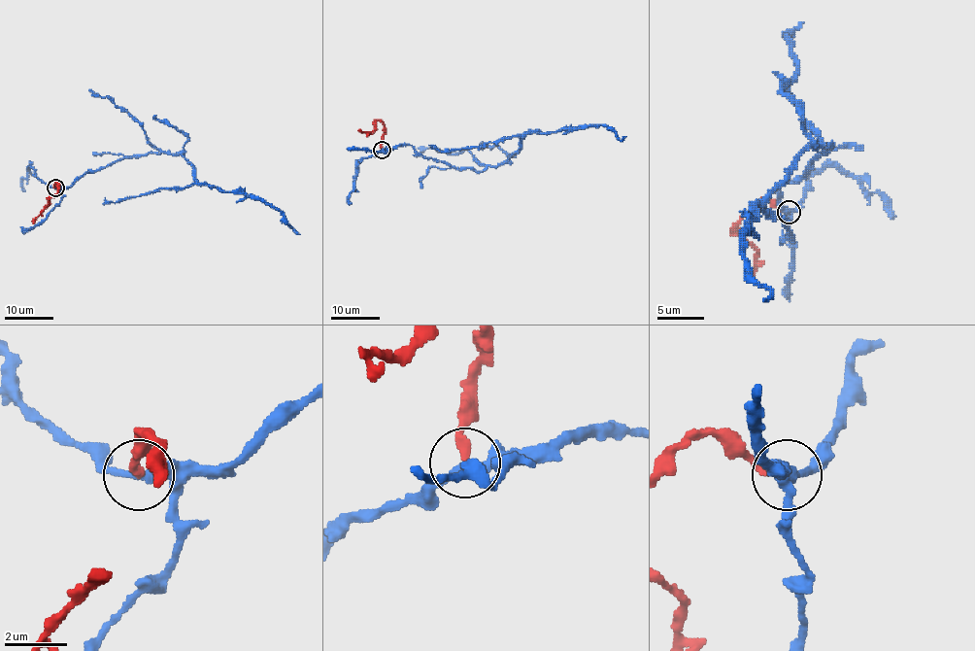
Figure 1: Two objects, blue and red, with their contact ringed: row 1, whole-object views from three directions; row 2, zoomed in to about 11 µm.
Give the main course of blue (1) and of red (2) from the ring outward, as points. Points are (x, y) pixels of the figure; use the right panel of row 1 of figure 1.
1: (790, 212), (780, 188), (829, 145), (799, 157), (745, 232), (747, 270), (770, 291), (763, 301)
2: (790, 212), (780, 212), (761, 199), (735, 225), (735, 230), (756, 252), (756, 268), (749, 280)

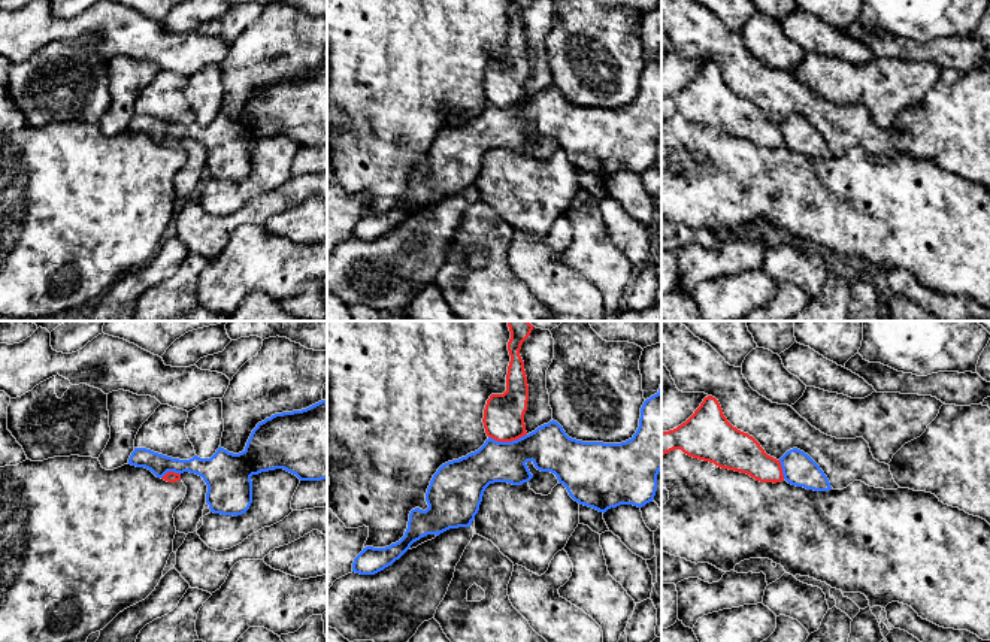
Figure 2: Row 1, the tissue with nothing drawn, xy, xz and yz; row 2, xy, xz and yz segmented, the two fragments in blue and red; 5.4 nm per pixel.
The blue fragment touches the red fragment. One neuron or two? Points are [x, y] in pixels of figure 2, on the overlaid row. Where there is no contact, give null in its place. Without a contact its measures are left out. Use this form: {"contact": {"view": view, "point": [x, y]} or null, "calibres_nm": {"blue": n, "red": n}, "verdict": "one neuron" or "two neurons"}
{"contact": {"view": "xz", "point": [506, 442]}, "calibres_nm": {"blue": 240, "red": 220}, "verdict": "two neurons"}

